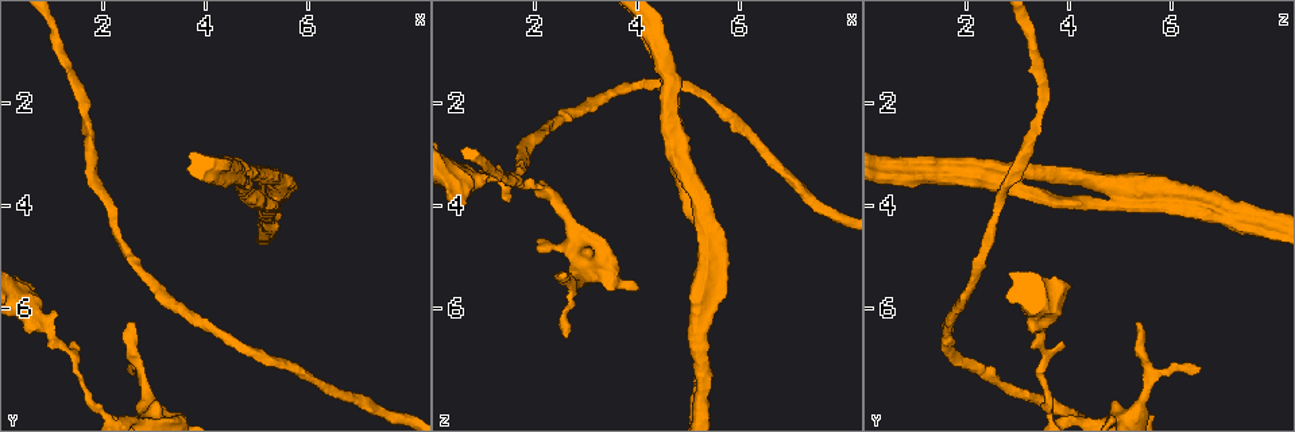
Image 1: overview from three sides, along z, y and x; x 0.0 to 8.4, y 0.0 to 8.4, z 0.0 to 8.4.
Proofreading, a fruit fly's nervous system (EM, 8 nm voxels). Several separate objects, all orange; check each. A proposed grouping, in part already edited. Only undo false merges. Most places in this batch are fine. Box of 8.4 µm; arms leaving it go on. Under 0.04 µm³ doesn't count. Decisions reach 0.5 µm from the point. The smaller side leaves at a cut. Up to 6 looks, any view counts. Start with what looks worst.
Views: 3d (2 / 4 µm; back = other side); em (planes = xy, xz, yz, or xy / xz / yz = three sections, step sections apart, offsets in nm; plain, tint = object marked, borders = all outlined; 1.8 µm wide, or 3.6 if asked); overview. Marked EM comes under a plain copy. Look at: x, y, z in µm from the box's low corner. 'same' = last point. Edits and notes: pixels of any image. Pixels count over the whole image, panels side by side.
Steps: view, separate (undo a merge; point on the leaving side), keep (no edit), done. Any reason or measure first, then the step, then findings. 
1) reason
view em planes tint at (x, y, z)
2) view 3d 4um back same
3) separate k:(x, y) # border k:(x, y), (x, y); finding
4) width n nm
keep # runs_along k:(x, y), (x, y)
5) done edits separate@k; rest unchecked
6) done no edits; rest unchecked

side arm on a straight run
view 3d 2um at (5.40, 3.65, 4.90)

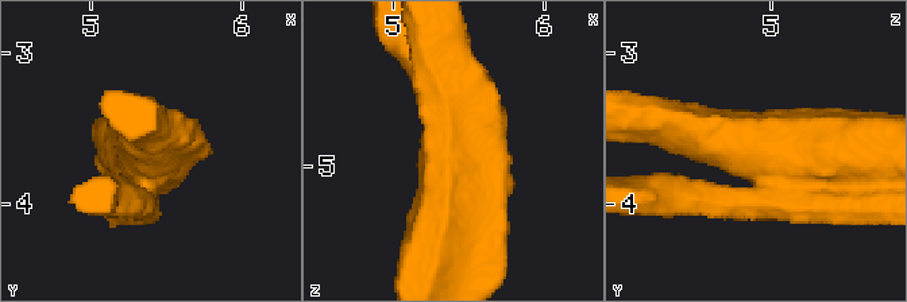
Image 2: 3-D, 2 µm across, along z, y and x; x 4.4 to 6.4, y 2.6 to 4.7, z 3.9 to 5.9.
arms 3; arm_widths 220, 300, 440 nm; shape alone is not enough
view em planes tint at (5.40, 3.68, 4.96)

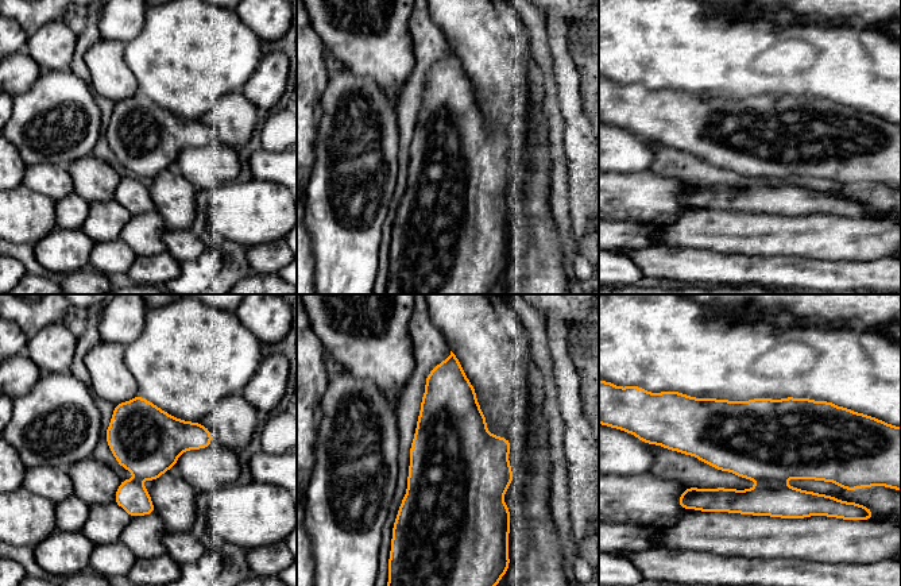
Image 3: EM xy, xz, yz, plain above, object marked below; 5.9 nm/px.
width 420 nm
keep # continuous, no second neuron

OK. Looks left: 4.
view em xy step 4 tint at (0.85, 6.25, 3.50)

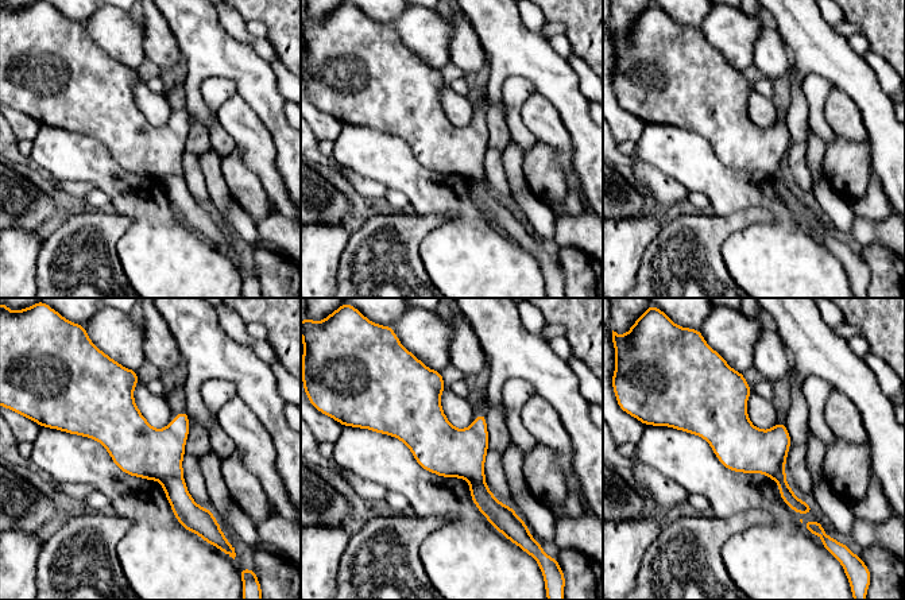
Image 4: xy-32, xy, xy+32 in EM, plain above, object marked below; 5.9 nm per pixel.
separate 4:(140, 451) # border 4:(182, 475), (165, 477), (161, 482); a second neuron is stuck on

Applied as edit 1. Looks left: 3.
view overview

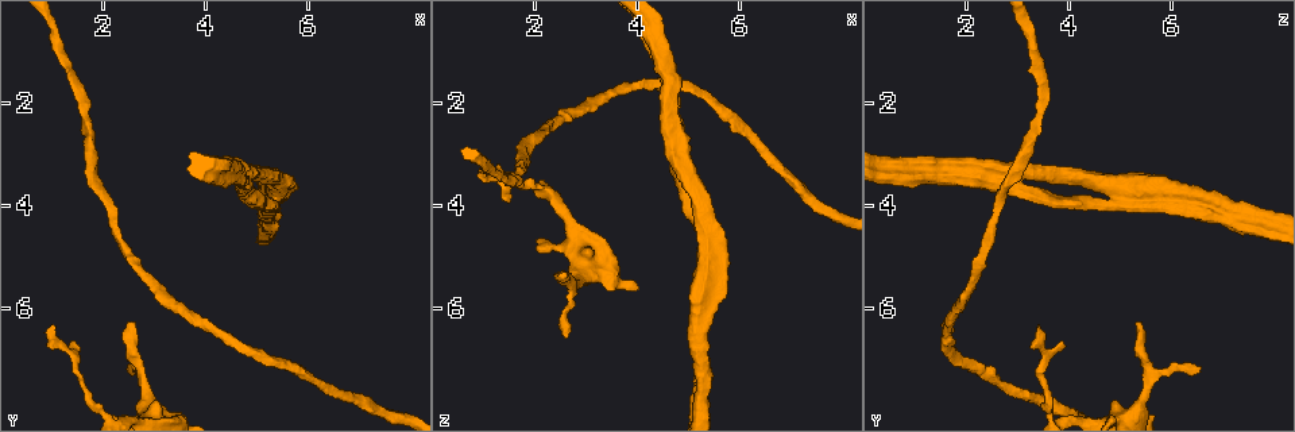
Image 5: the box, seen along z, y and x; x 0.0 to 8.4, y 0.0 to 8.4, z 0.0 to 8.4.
calibre changes
view em 3.6um yz step 4 tint at (2.85, 7.90, 5.40)

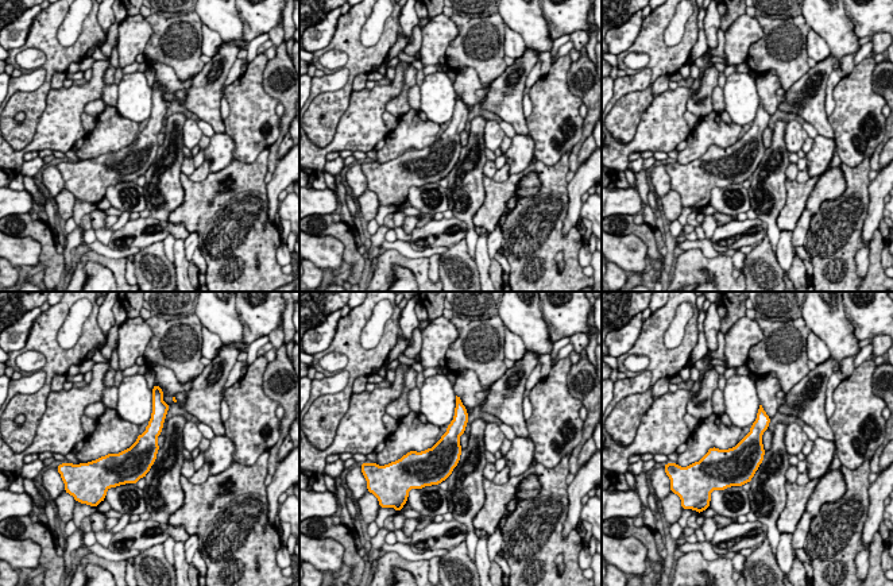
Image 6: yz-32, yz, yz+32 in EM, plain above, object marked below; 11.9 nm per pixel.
view em 3.6um planes tint same

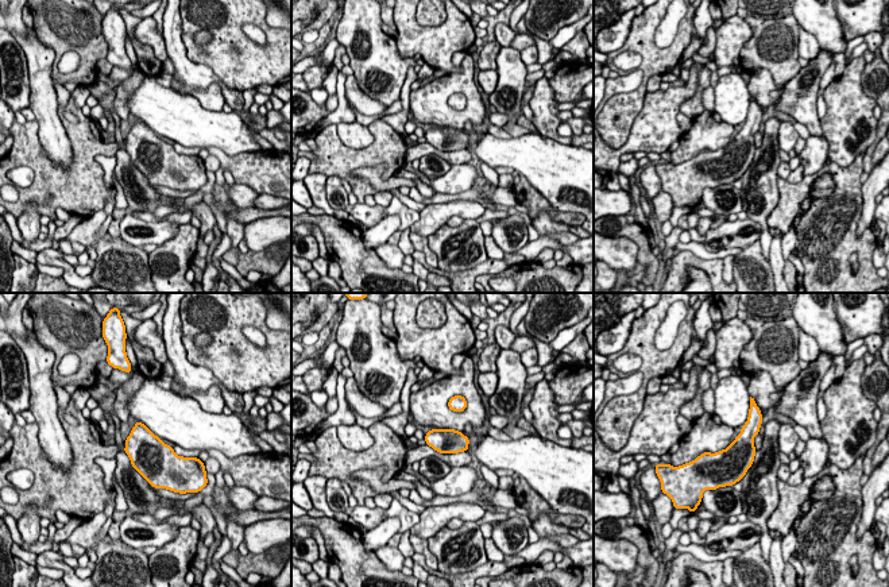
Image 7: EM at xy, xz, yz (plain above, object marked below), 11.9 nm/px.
width 280 nm
keep # all the same neuron

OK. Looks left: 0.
done edits separate@4; rest unchecked

